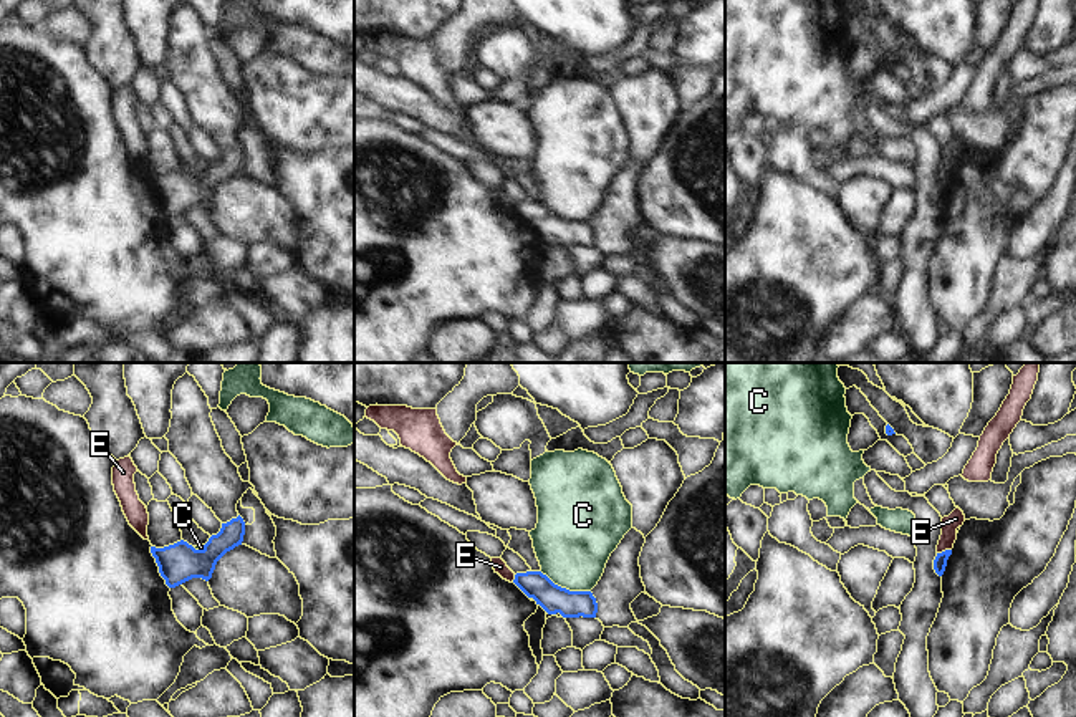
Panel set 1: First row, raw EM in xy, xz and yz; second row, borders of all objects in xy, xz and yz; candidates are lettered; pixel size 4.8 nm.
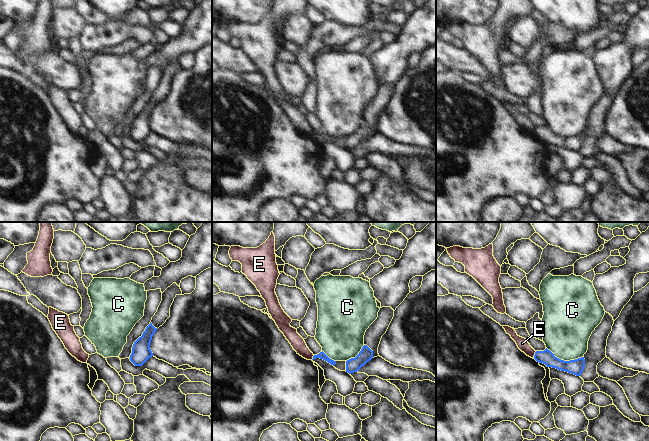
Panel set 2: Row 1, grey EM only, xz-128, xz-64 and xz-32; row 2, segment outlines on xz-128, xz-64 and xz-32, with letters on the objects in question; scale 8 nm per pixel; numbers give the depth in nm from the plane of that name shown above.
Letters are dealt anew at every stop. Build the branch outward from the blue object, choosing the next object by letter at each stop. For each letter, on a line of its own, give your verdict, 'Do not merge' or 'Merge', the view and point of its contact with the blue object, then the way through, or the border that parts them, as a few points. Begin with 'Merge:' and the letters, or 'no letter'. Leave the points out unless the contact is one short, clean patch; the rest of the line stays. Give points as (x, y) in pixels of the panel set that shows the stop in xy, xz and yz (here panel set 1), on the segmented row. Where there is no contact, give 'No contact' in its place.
Merge: no letter
C: Do not merge. Touches blue at xz (565, 588)
E: Do not merge. Touches blue at yz (946, 550). Boundary: yz (951, 548), (937, 553).

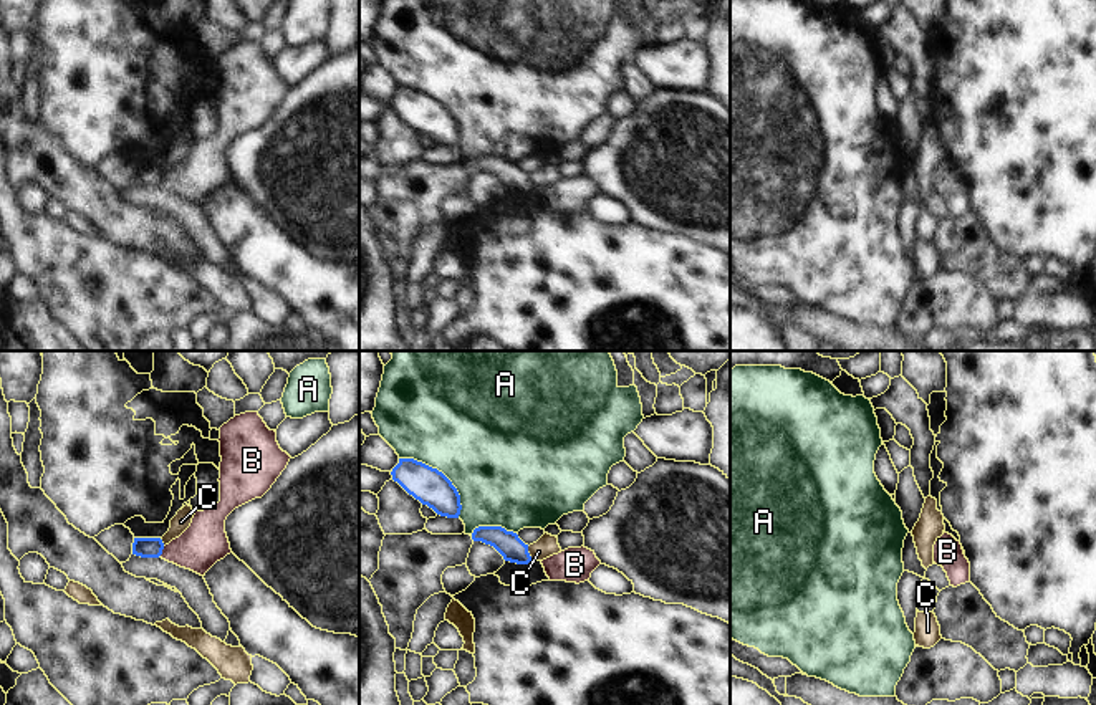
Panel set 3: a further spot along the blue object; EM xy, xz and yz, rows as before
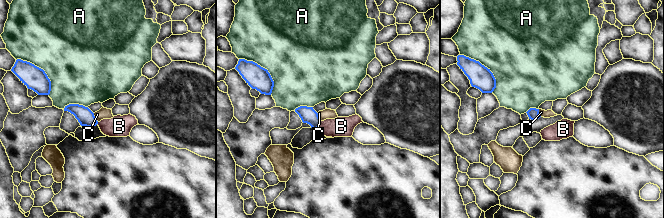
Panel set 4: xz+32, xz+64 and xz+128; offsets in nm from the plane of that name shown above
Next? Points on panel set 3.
Merge: no letter
A: Do not merge. Touches blue at xz (442, 474)
B: Do not merge. Touches blue at xy (161, 551). Boundary: xy (164, 546), (159, 555)
C: Do not merge. Touches blue at xz (528, 553). Boundary: xz (527, 546), (533, 560).

